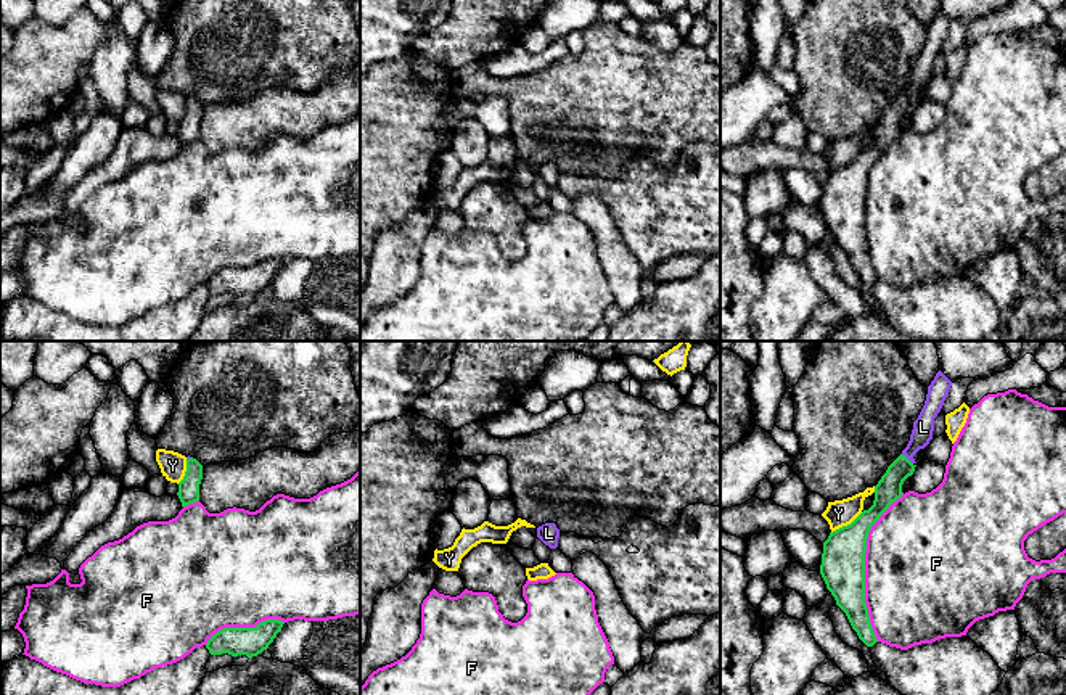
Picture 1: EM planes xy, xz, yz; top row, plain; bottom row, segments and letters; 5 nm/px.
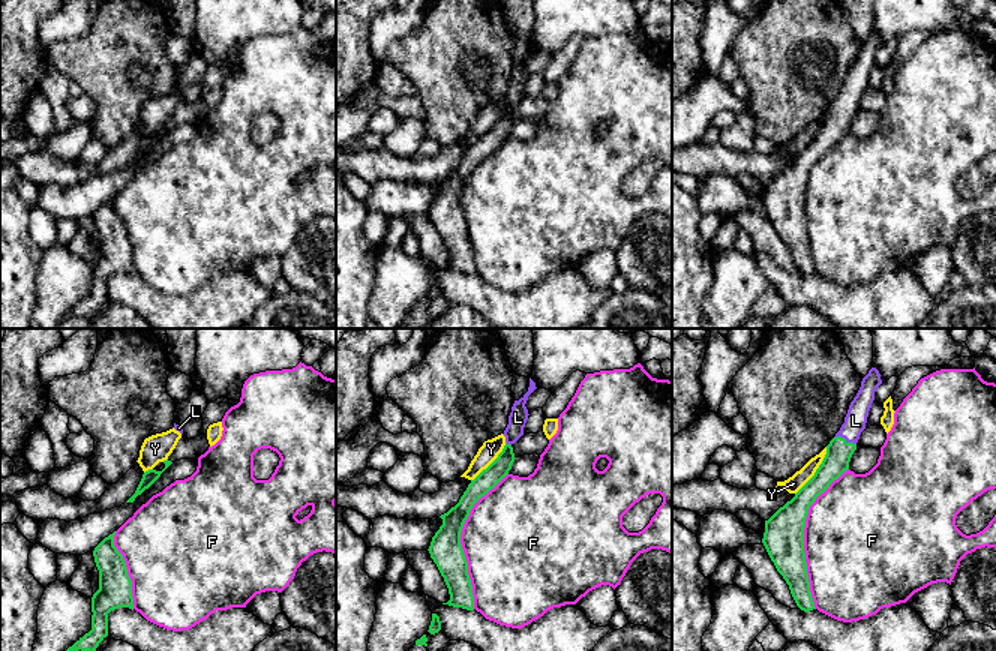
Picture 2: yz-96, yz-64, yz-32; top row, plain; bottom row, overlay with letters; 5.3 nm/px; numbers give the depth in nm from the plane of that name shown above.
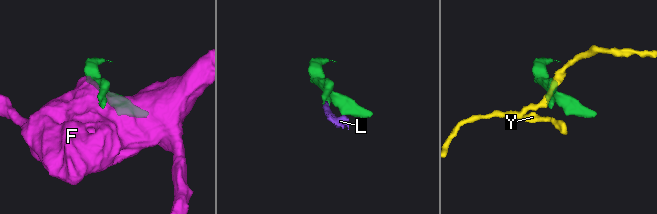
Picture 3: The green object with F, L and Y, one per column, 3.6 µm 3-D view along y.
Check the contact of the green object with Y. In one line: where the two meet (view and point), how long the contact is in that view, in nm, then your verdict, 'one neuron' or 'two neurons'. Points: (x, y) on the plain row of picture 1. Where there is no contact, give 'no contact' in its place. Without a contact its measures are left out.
yz (848, 164) | 190 nm | two neurons

